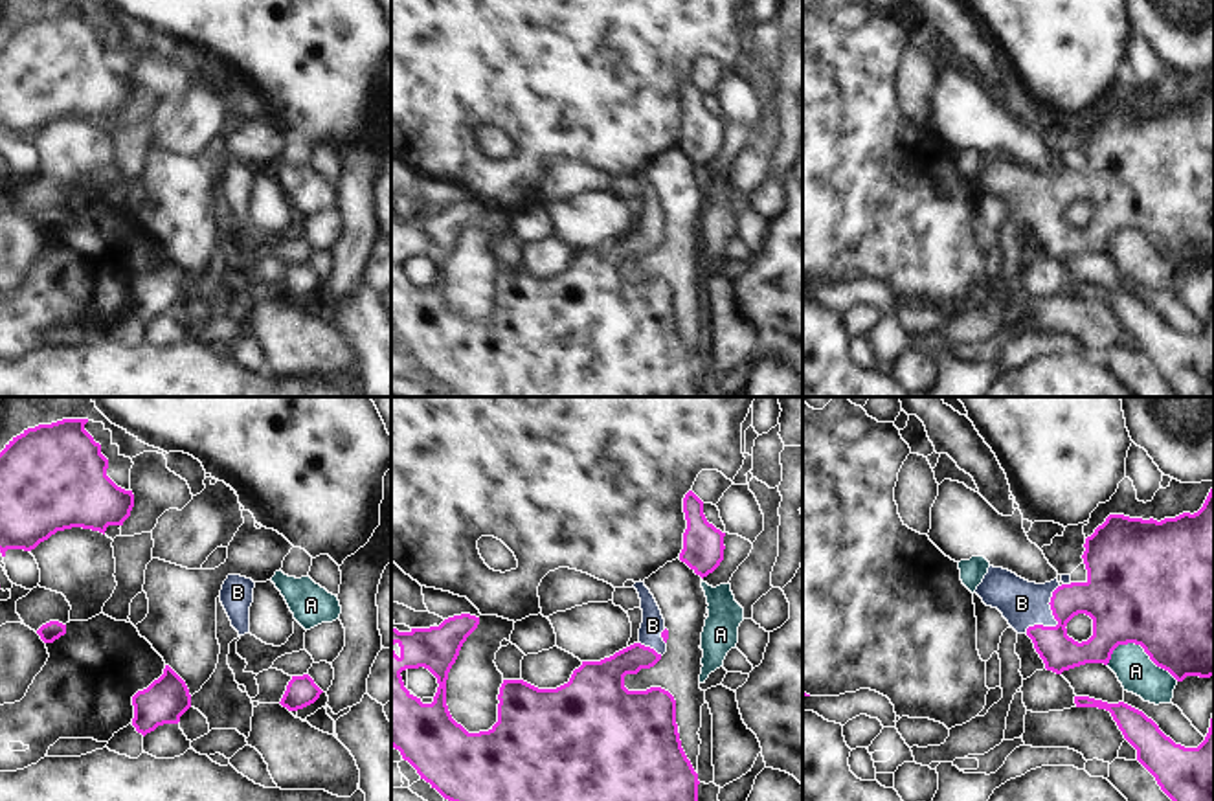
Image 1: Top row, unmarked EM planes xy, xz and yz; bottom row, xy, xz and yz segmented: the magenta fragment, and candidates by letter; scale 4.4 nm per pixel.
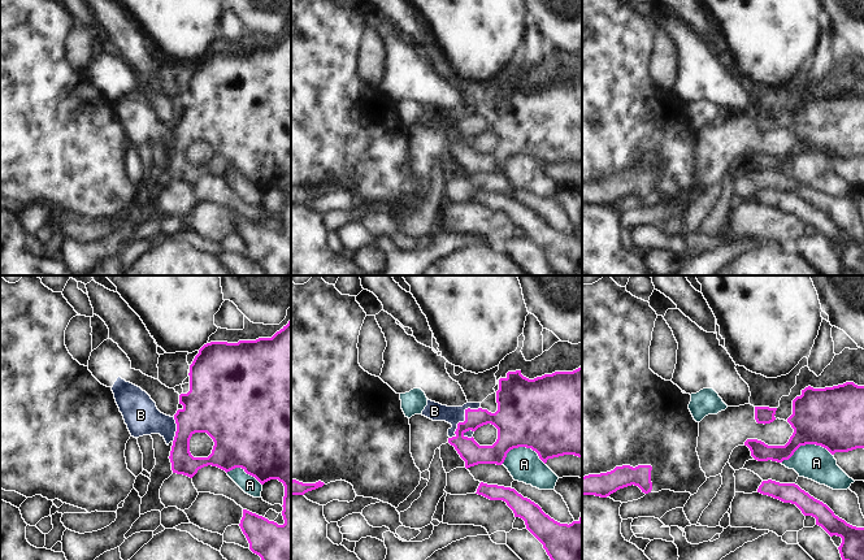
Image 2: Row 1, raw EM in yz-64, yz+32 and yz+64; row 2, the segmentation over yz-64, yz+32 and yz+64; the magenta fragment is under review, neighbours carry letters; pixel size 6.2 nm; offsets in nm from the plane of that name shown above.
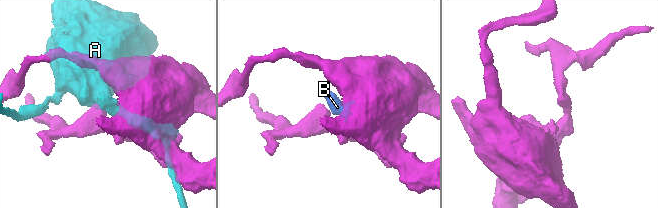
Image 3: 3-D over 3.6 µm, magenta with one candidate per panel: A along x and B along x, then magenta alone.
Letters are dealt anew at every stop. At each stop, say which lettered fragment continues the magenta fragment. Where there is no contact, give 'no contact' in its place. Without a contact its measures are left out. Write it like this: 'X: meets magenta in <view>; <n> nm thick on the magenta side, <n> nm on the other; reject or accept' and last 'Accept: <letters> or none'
A: meets magenta in yz; 500 nm thick on the magenta side, 170 nm on the other; reject
B: meets magenta in yz; 240 nm thick on the magenta side, 200 nm on the other; accept
Accept: B

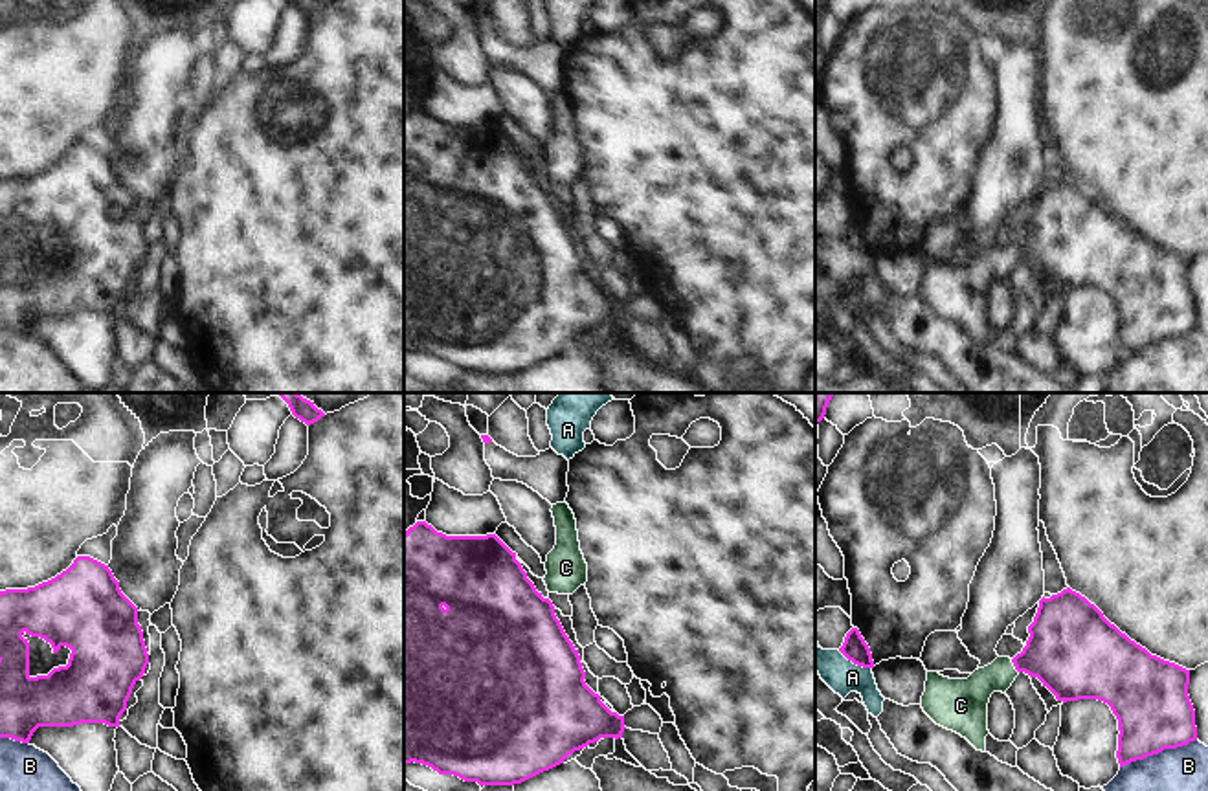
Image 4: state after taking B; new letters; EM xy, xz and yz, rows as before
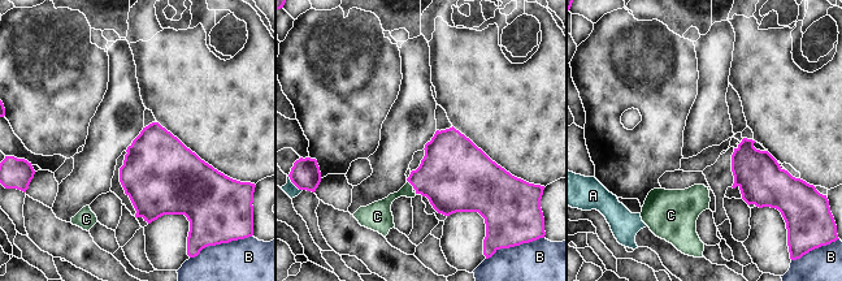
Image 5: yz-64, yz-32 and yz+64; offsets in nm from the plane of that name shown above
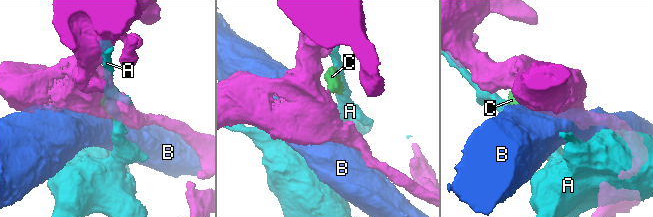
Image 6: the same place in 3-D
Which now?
A: meets magenta in yz; 110 nm thick on the magenta side, 150 nm on the other; reject
B: meets magenta in yz; 340 nm thick on the magenta side, 190 nm on the other; reject
C: meets magenta in yz; 380 nm thick on the magenta side, 180 nm on the other; accept
Accept: C

